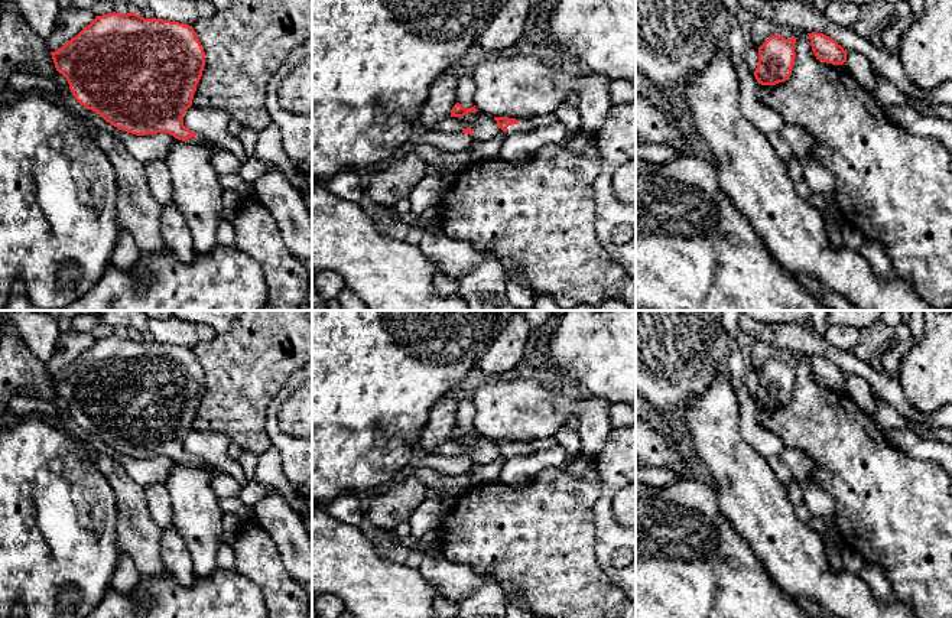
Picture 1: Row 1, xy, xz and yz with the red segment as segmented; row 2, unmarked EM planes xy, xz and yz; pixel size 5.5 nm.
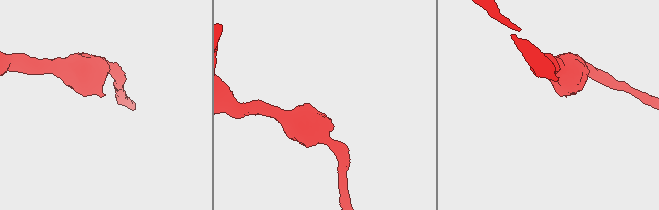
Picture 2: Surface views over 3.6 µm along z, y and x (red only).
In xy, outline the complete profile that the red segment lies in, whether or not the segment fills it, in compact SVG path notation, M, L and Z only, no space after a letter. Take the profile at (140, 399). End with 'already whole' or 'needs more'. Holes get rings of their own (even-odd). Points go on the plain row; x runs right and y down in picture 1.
M113 335L95 339L75 361L51 378L75 423L111 449L136 459L168 456L182 465L208 466L208 462L183 449L183 438L192 429L205 390L205 375L192 349L156 341L144 342L133 335Z; needs more

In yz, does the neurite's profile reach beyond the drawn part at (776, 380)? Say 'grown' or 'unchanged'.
unchanged

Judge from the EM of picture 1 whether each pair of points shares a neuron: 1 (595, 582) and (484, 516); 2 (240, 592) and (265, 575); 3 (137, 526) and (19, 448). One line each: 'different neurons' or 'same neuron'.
1: same neuron
2: different neurons
3: different neurons

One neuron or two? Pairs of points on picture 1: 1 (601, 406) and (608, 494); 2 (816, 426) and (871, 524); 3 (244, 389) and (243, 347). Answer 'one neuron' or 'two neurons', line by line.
1: two neurons
2: one neuron
3: one neuron

